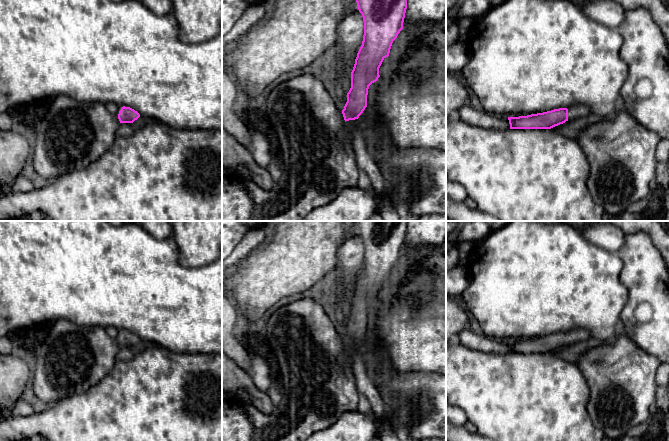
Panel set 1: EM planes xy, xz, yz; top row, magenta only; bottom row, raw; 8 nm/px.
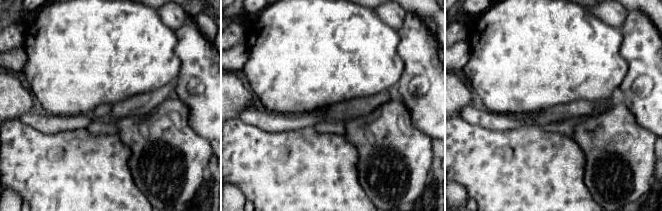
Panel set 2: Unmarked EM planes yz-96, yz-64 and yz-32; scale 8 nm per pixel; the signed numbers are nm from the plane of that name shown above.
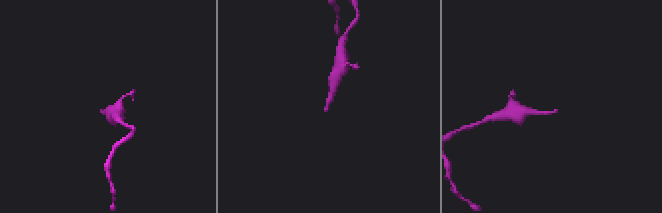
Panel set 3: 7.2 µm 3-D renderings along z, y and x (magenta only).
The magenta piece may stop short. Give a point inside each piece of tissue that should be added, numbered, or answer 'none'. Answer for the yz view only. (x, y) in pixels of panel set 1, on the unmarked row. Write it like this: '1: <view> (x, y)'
1: yz (577, 335)

